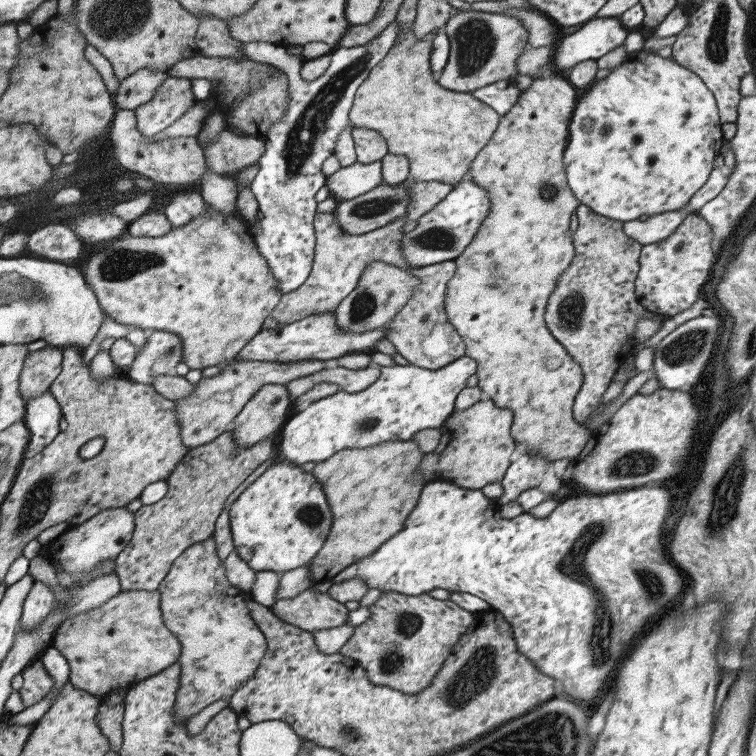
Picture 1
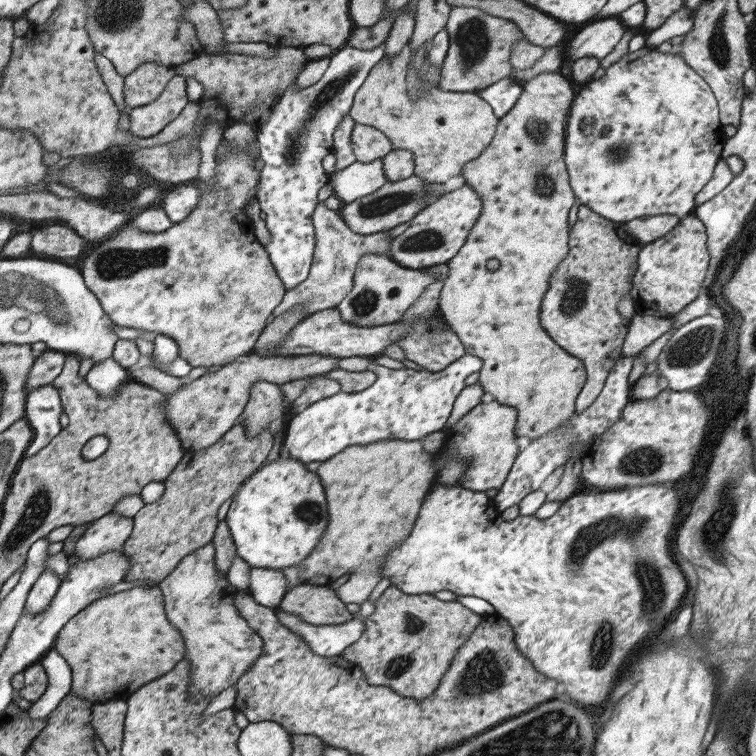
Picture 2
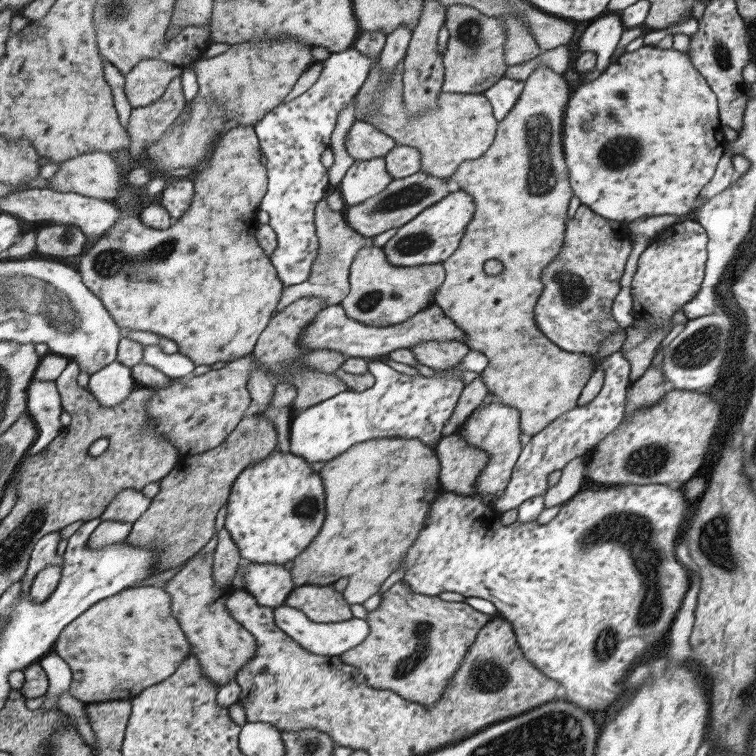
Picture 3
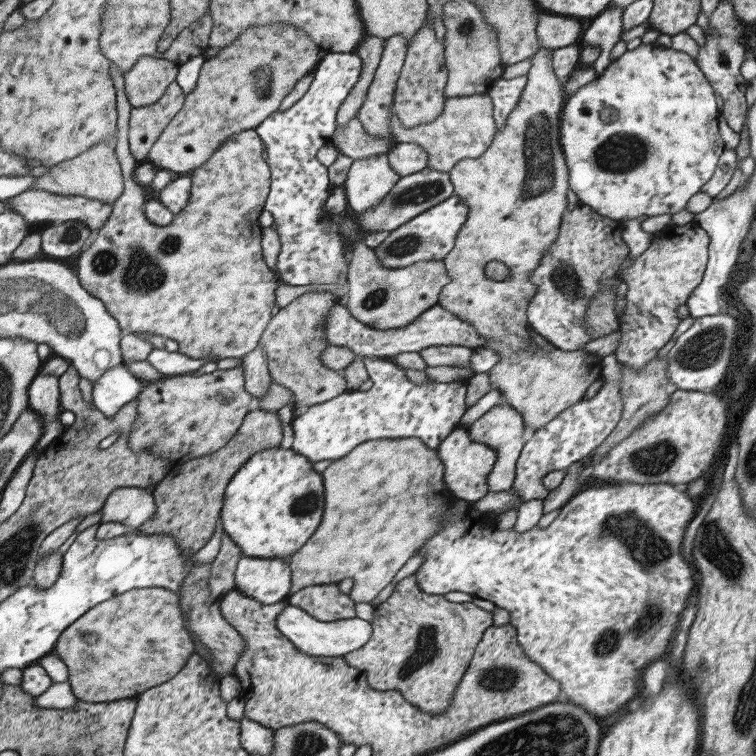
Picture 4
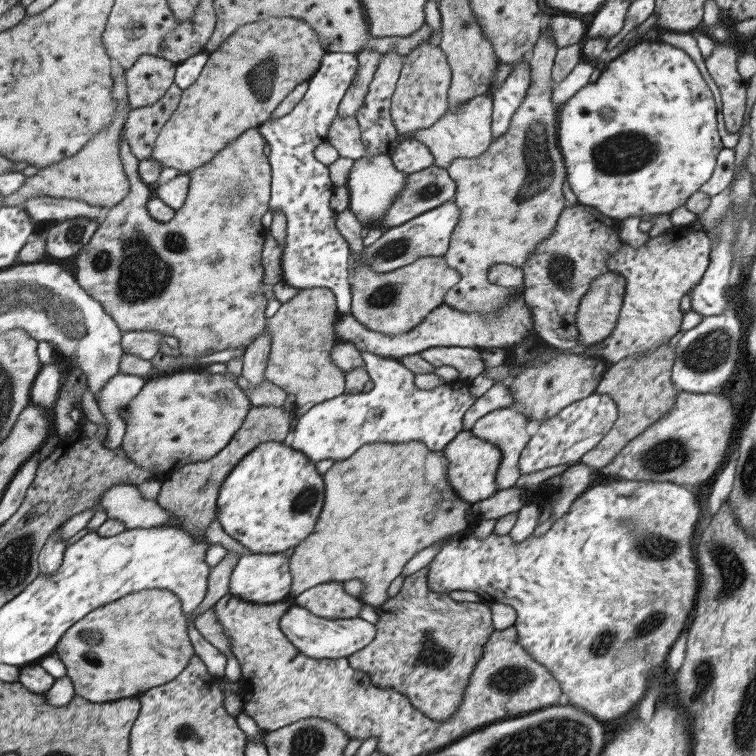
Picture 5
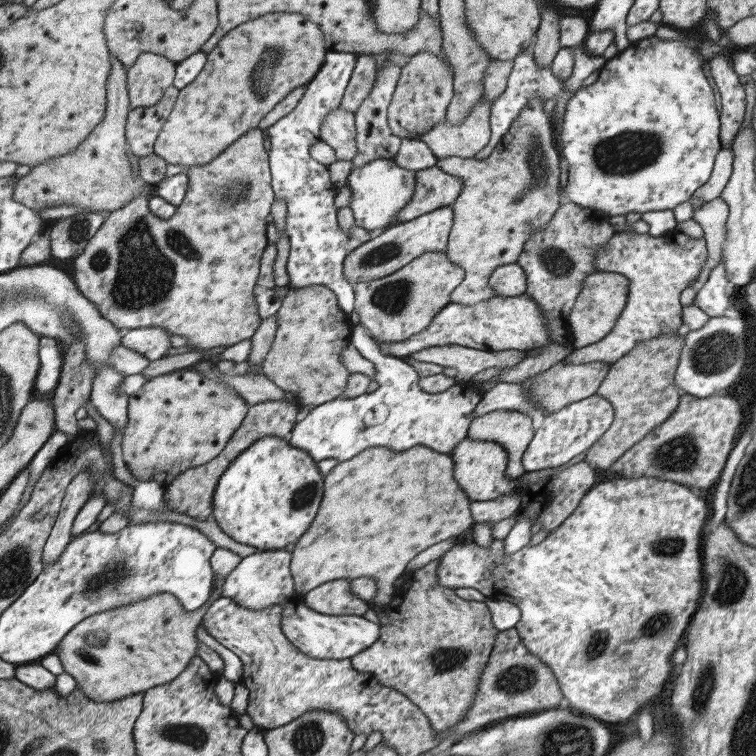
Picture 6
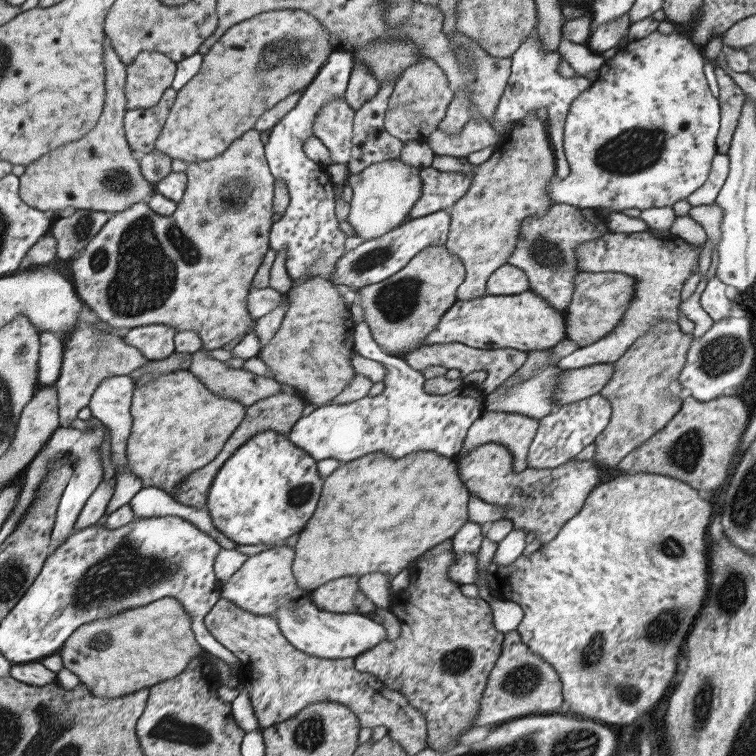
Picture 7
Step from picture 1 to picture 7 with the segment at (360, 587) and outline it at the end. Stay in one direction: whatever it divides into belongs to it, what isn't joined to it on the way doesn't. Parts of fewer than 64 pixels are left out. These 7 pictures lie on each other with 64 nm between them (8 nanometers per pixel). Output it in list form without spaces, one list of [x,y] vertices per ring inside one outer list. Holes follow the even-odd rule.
[[[371,452],[347,464],[339,464],[339,468],[323,478],[317,508],[307,526],[299,532],[297,544],[293,546],[293,578],[299,588],[309,592],[343,576],[361,578],[373,572],[385,572],[389,580],[393,580],[429,548],[453,538],[457,530],[469,522],[467,506],[469,492],[459,480],[455,460],[447,460],[437,452],[411,452],[409,456],[397,460],[385,452]]]

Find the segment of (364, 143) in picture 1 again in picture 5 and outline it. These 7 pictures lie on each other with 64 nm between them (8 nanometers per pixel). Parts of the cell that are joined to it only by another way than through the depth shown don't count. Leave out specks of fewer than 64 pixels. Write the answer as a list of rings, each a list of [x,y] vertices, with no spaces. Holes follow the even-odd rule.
[[[337,114],[333,124],[329,126],[325,142],[331,144],[337,150],[339,158],[359,160],[369,152],[367,146],[363,144],[363,140],[361,140],[361,130],[359,130],[359,124],[357,124],[355,116],[341,118]]]

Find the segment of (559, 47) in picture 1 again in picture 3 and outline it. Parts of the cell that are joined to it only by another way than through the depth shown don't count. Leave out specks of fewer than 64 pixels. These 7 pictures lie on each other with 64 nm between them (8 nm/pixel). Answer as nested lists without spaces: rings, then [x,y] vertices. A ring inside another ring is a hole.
[[[613,12],[613,14],[603,14],[599,16],[597,20],[591,20],[593,24],[589,24],[579,40],[577,40],[577,50],[579,52],[595,52],[597,56],[597,64],[595,64],[595,70],[605,70],[611,62],[611,54],[625,30],[625,26],[621,24],[621,18],[619,18],[619,12]]]

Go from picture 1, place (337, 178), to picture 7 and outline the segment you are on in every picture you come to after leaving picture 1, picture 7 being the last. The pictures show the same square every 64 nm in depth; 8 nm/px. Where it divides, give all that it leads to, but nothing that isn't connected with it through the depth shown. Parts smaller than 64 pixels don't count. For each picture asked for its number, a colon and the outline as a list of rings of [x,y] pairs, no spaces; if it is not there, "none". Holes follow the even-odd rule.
2: [[[353,162],[343,172],[335,172],[329,176],[329,186],[333,188],[333,194],[339,198],[341,204],[351,204],[355,200],[361,200],[363,196],[379,190],[383,184],[387,184],[383,162]]]
3: [[[385,158],[355,160],[341,178],[337,190],[341,190],[341,198],[347,206],[357,206],[381,194],[391,180],[391,174],[385,170]]]
4: [[[385,154],[353,160],[343,182],[347,206],[355,214],[375,208],[399,178],[401,176],[389,168]]]
5: [[[387,154],[355,160],[351,170],[349,170],[347,184],[345,184],[345,188],[349,192],[349,212],[355,216],[355,220],[361,226],[379,228],[379,222],[381,222],[383,214],[387,212],[387,208],[391,208],[391,202],[403,190],[403,186],[407,182],[407,176],[409,174],[395,170],[395,166],[393,166],[393,162]]]
6: [[[379,158],[361,168],[353,168],[345,186],[351,192],[349,208],[353,212],[353,224],[369,234],[381,234],[395,224],[395,214],[411,200],[415,190],[415,172],[397,166],[395,160]]]
7: [[[383,160],[379,164],[371,164],[361,170],[361,174],[347,176],[345,182],[353,190],[353,198],[349,202],[347,224],[353,228],[351,238],[361,238],[363,242],[375,240],[393,228],[399,228],[407,222],[407,214],[417,202],[421,194],[421,178],[419,170],[397,160]]]

